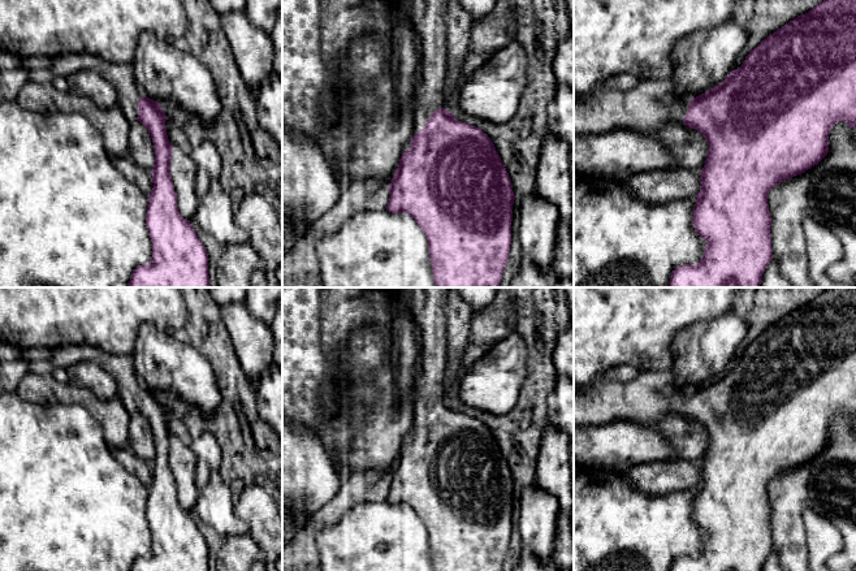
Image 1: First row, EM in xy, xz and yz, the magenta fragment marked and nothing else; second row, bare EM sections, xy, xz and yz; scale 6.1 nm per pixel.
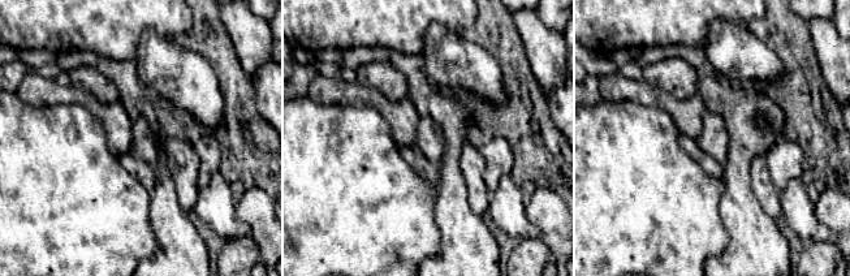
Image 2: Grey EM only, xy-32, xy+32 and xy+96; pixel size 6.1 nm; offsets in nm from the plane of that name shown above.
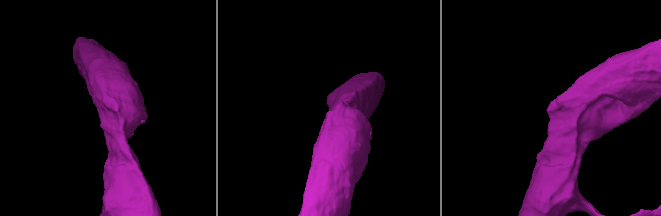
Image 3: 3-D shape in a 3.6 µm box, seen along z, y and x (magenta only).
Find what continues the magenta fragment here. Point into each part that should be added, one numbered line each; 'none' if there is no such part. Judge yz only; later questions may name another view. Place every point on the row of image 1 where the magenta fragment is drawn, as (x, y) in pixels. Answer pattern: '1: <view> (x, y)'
1: yz (648, 107)

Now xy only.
1: xy (121, 76)

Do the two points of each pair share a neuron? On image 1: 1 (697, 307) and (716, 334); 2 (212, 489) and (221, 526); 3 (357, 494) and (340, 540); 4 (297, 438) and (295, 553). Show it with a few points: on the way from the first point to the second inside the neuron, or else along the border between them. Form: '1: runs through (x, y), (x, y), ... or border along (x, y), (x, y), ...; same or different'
1: border along (729, 310), (718, 316), (697, 320), (678, 334); different
2: runs through (215, 498), (215, 506), (221, 517); same
3: border along (366, 500), (351, 507), (337, 522), (327, 526); different
4: border along (311, 517), (305, 522); different

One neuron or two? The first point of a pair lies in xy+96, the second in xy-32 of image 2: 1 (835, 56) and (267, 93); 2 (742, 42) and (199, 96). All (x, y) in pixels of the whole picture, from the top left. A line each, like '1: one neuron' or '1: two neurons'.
1: two neurons
2: one neuron

